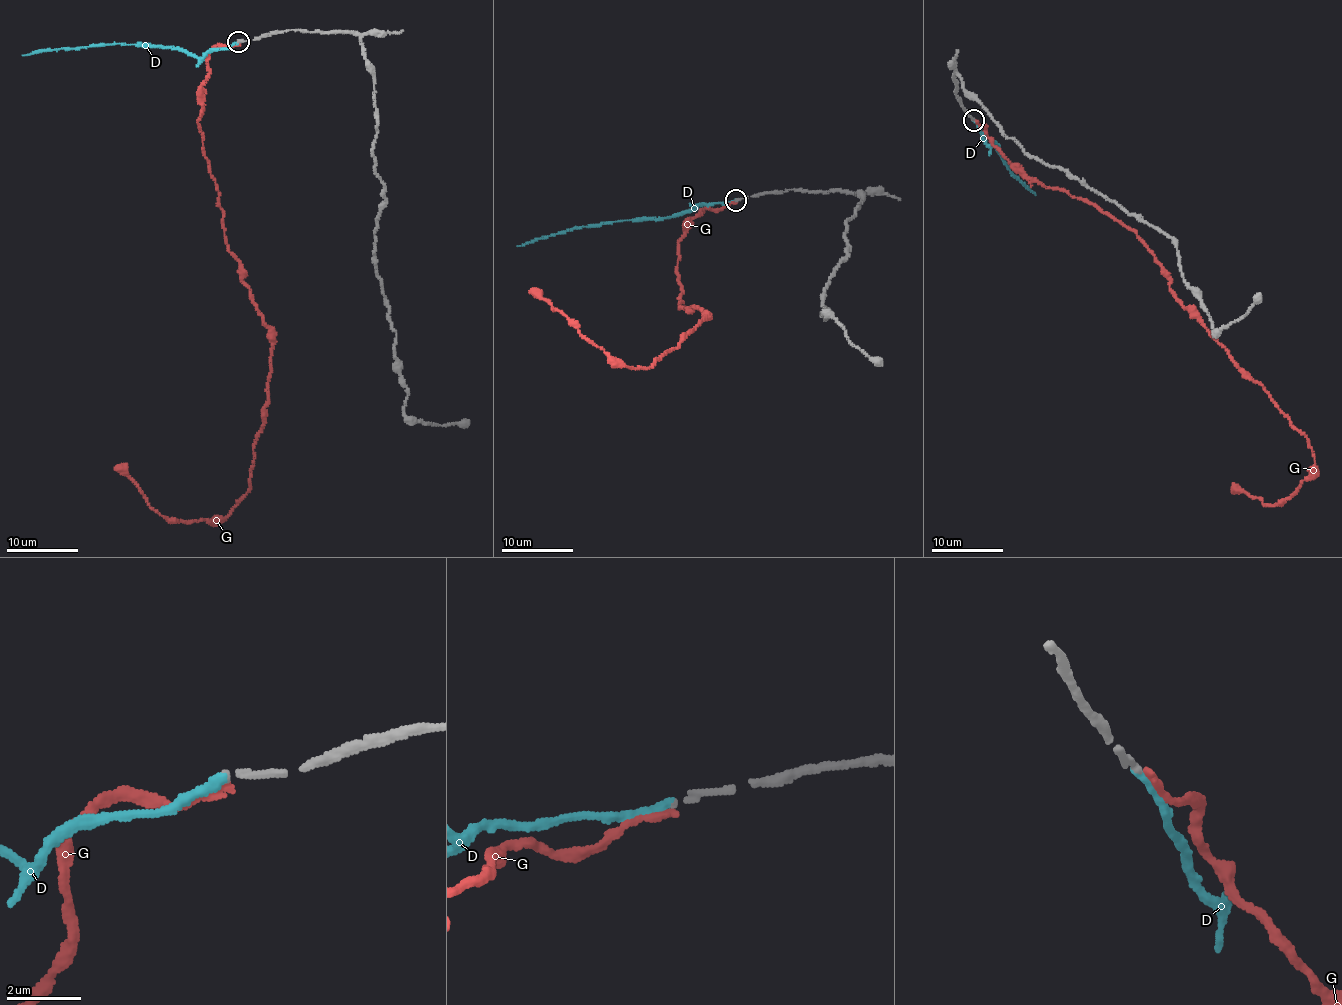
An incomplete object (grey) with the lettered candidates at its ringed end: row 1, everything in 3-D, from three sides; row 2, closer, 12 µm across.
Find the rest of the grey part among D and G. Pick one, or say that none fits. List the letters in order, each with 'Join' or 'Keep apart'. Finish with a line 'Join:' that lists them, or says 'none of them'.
D: Join
G: Keep apart
Join: D

